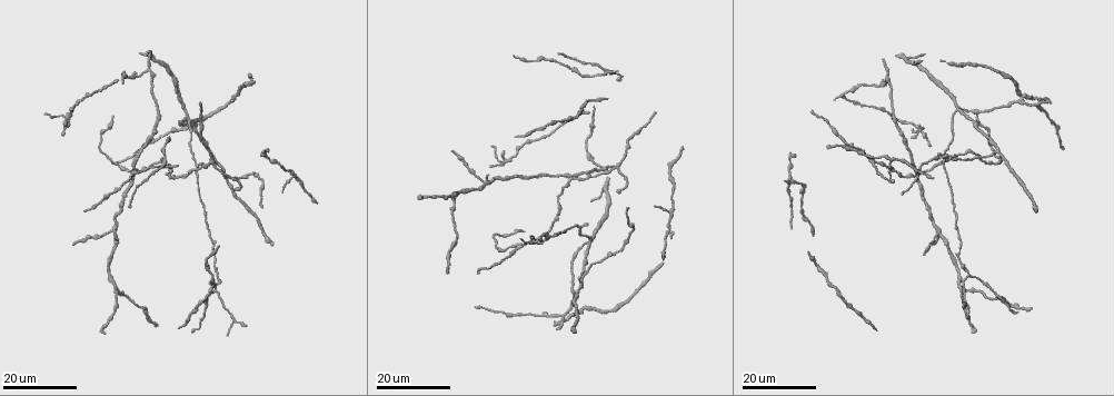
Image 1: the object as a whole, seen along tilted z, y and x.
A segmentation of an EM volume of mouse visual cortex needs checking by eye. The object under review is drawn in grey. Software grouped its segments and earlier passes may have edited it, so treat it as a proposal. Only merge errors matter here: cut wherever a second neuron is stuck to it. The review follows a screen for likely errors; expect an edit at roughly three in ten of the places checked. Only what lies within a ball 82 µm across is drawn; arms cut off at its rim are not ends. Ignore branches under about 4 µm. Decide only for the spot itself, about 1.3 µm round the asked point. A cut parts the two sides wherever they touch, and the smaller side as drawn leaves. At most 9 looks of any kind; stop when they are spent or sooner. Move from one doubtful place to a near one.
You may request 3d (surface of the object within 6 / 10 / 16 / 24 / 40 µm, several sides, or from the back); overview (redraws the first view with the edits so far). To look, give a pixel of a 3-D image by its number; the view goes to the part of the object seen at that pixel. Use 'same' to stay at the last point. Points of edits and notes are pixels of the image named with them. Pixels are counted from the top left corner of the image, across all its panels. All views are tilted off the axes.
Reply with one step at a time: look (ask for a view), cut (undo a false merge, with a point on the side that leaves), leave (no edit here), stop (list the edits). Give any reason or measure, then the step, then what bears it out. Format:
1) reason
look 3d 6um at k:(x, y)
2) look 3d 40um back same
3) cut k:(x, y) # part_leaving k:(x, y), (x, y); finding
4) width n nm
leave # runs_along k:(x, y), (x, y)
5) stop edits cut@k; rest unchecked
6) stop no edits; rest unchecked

three-way junction
look 3d 16um at 1:(150, 70)

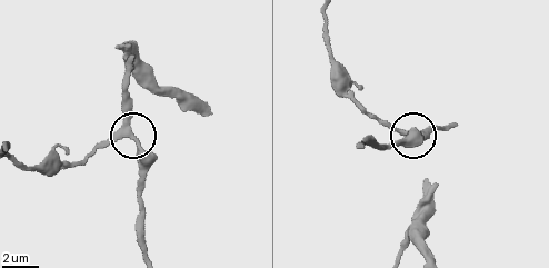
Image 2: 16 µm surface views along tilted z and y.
look 3d 6um at 2:(129, 136)

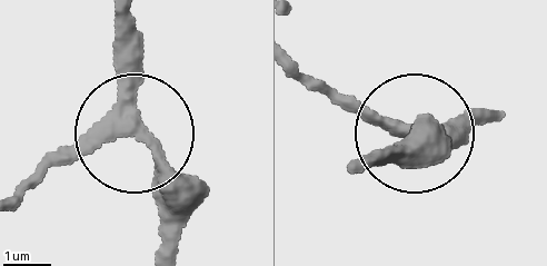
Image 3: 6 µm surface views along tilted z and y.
side_arm 60 um; arms 3
leave # continuous, no second neuron

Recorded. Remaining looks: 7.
a fork
look 3d 16um at 1:(503, 158)

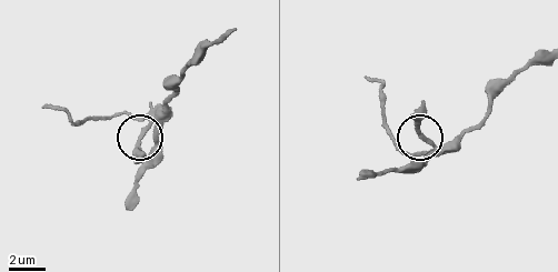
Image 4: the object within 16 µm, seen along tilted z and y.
zoom in
look 3d 10um at 4:(150, 129)

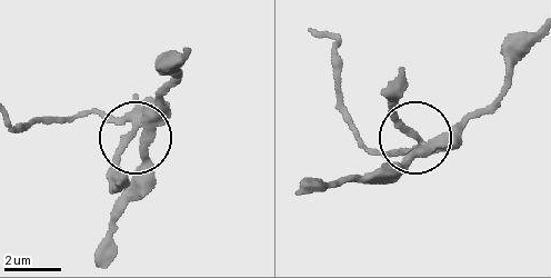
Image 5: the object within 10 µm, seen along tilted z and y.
arms 3
cut 5:(127, 146) # part_leaving 5:(141, 109), (121, 119), (88, 113), (16, 126); a second neuron is stuck on

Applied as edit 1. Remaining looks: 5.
see it whole again
look overview

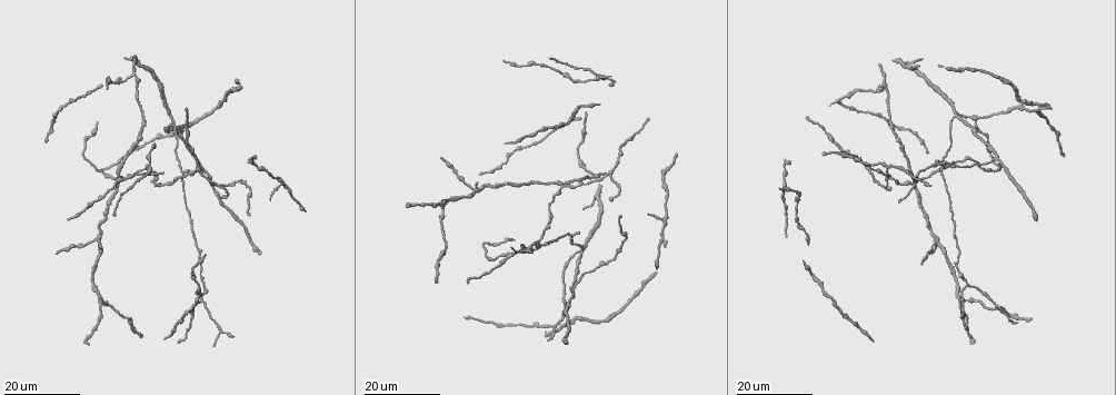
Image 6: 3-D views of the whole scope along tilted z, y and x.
three arms meet
look 3d 24um at 6:(666, 222)

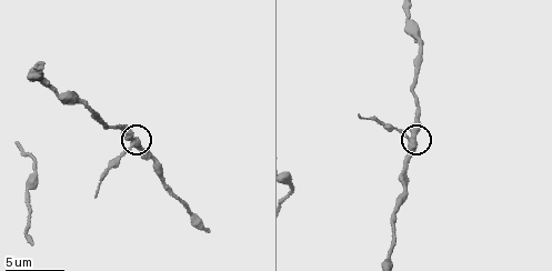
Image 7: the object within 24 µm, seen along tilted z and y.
look 3d 6um at 7:(413, 140)

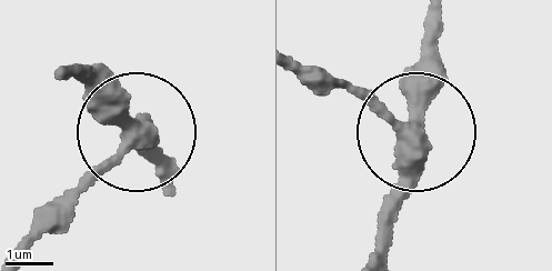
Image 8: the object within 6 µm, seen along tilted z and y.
arms 3
leave # one neuron here

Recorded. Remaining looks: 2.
three-way junction
look 3d 16um at 6:(171, 124)

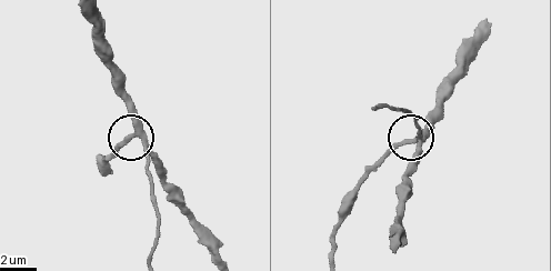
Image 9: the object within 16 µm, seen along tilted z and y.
look 3d 10um at 9:(133, 137)

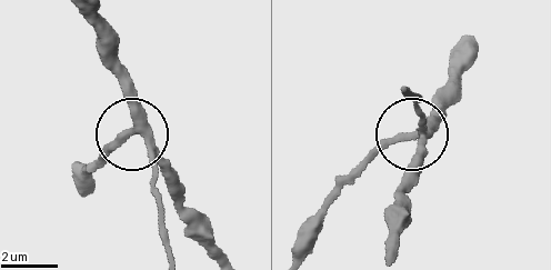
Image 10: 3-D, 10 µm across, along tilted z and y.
side_arm 72 um
cut 10:(152, 179) # part_leaving 10:(150, 150), (168, 250); a second neuron is stuck on

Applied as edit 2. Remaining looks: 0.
stop edits cut@5, cut@10; rest unchecked

